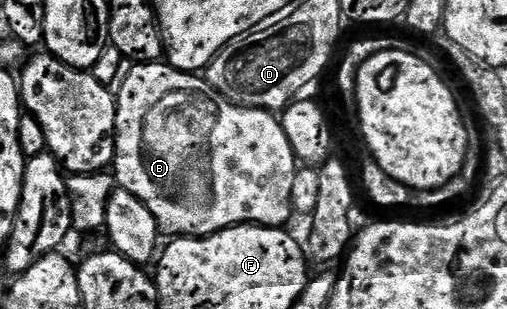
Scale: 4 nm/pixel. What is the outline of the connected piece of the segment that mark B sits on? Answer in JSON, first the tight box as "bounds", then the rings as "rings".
{"bounds":[113,60,297,238],"rings":[[[160,60],[157,62],[140,62],[130,67],[131,71],[123,78],[123,83],[117,89],[117,97],[115,99],[115,160],[113,163],[113,175],[116,183],[122,189],[133,192],[133,196],[137,196],[137,200],[141,200],[145,204],[145,208],[149,208],[149,212],[153,212],[153,216],[157,220],[160,231],[167,236],[178,236],[180,238],[206,238],[209,234],[216,234],[222,230],[228,230],[231,226],[245,226],[254,224],[256,226],[274,226],[276,228],[286,227],[287,221],[293,218],[293,211],[291,201],[293,200],[293,180],[295,178],[295,171],[297,169],[297,159],[293,148],[289,144],[289,136],[285,136],[285,128],[282,121],[272,111],[269,110],[254,110],[248,106],[238,106],[229,101],[225,96],[218,94],[215,89],[209,85],[206,77],[200,76],[198,73],[185,74],[182,70],[175,70],[166,61]]]}

